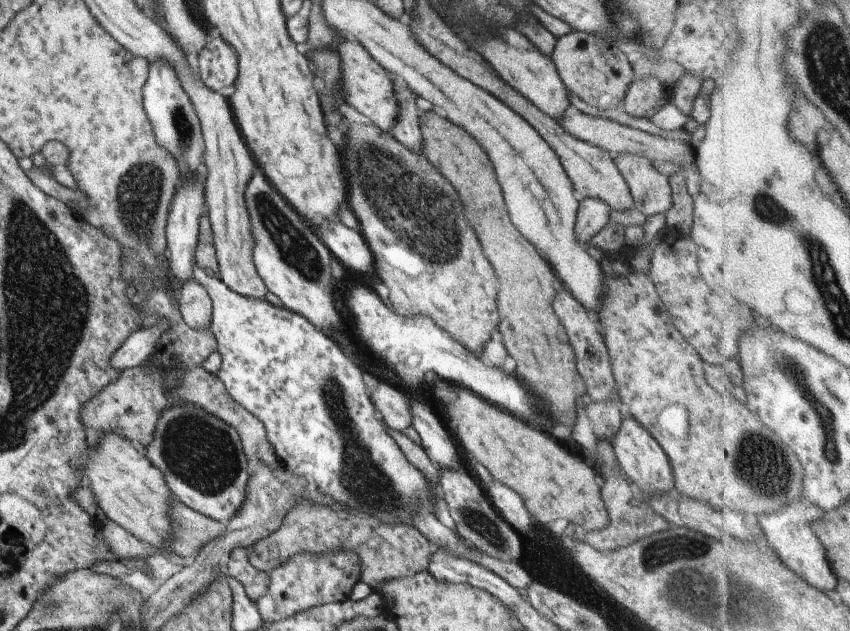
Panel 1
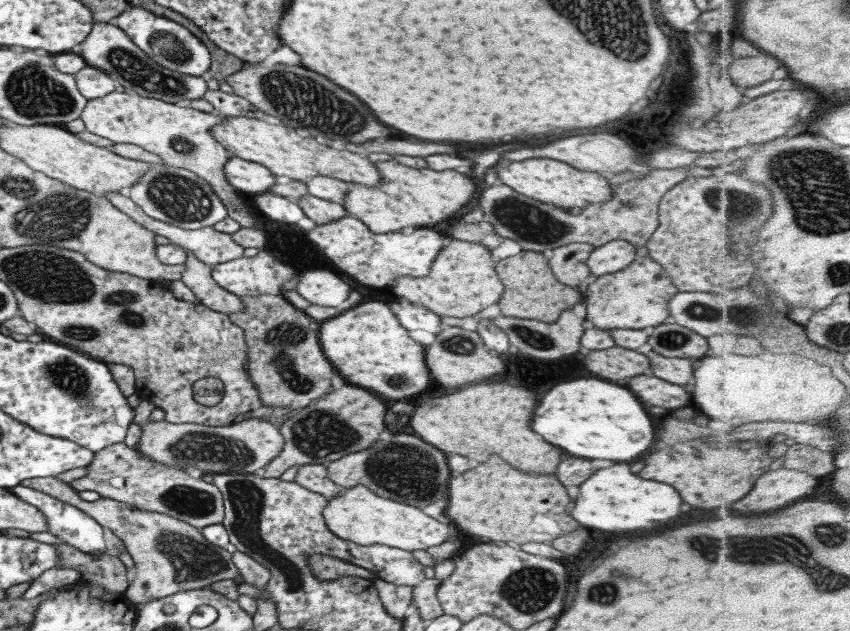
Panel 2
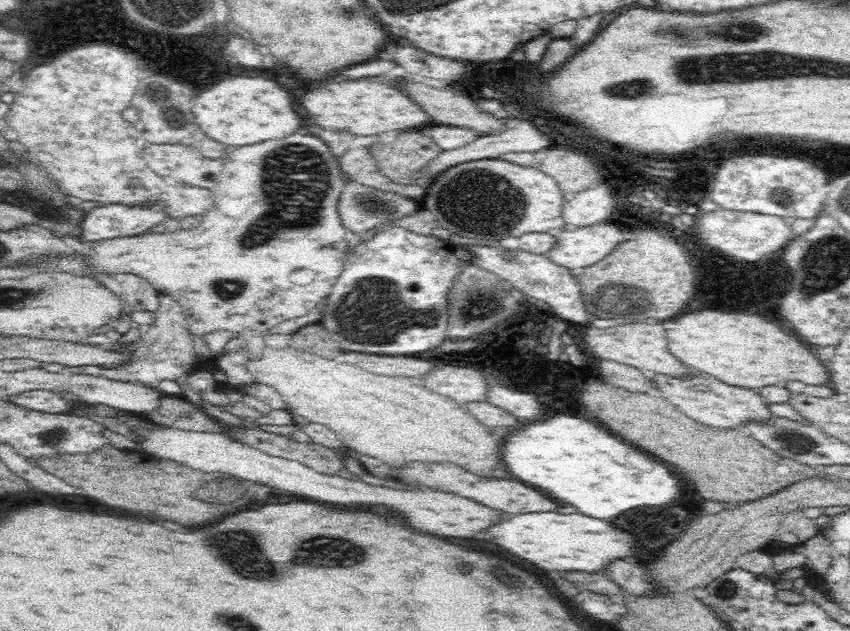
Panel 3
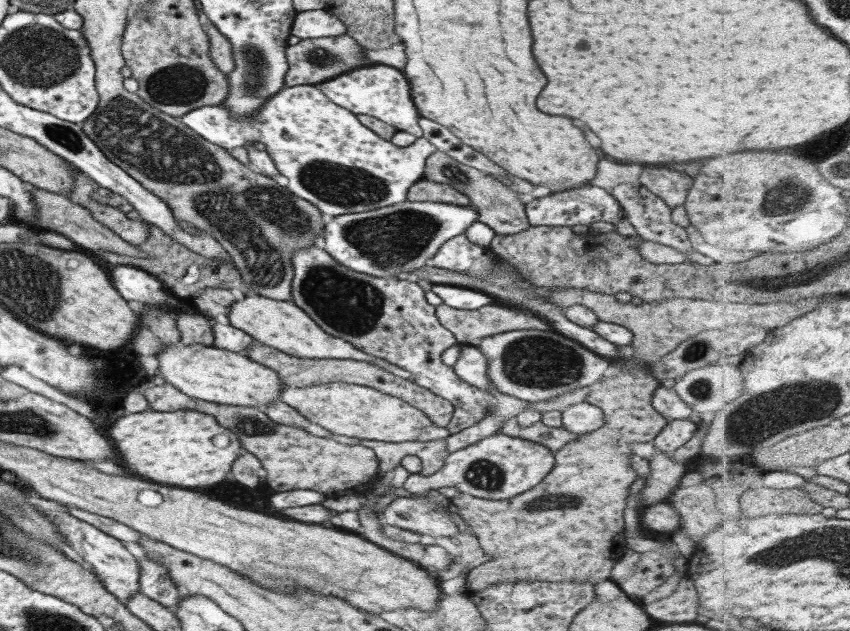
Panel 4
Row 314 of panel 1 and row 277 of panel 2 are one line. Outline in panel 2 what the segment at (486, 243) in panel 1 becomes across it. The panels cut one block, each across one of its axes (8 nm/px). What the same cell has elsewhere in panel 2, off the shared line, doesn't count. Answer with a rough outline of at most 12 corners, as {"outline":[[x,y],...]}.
{"outline":[[545,253],[497,262],[503,316],[555,322],[579,292],[551,274]]}

